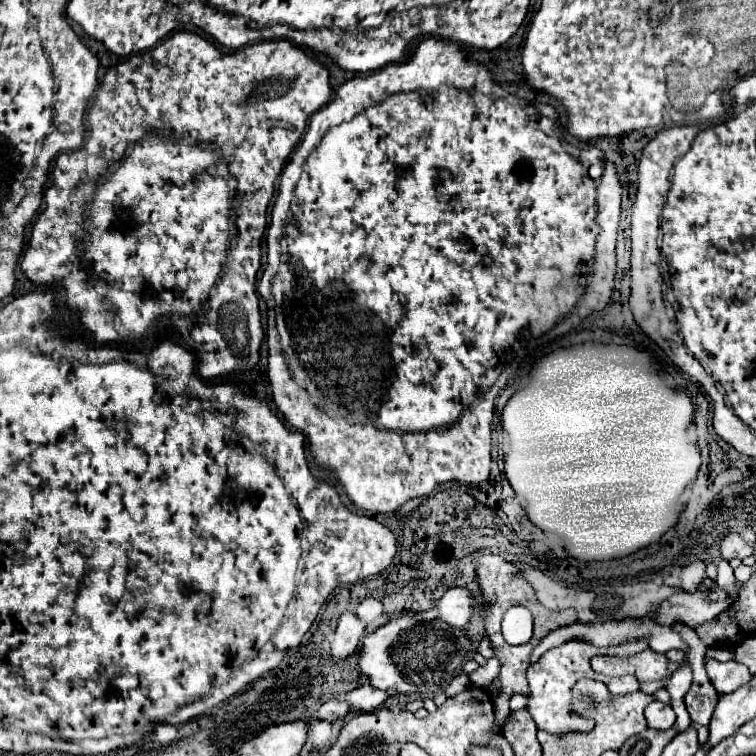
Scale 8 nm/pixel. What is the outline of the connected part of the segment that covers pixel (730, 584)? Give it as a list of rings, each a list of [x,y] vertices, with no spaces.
[[[721,560],[719,562],[719,576],[717,576],[717,586],[723,588],[727,594],[733,594],[737,592],[735,586],[737,586],[737,580],[733,576],[733,568],[729,566],[727,560]]]

